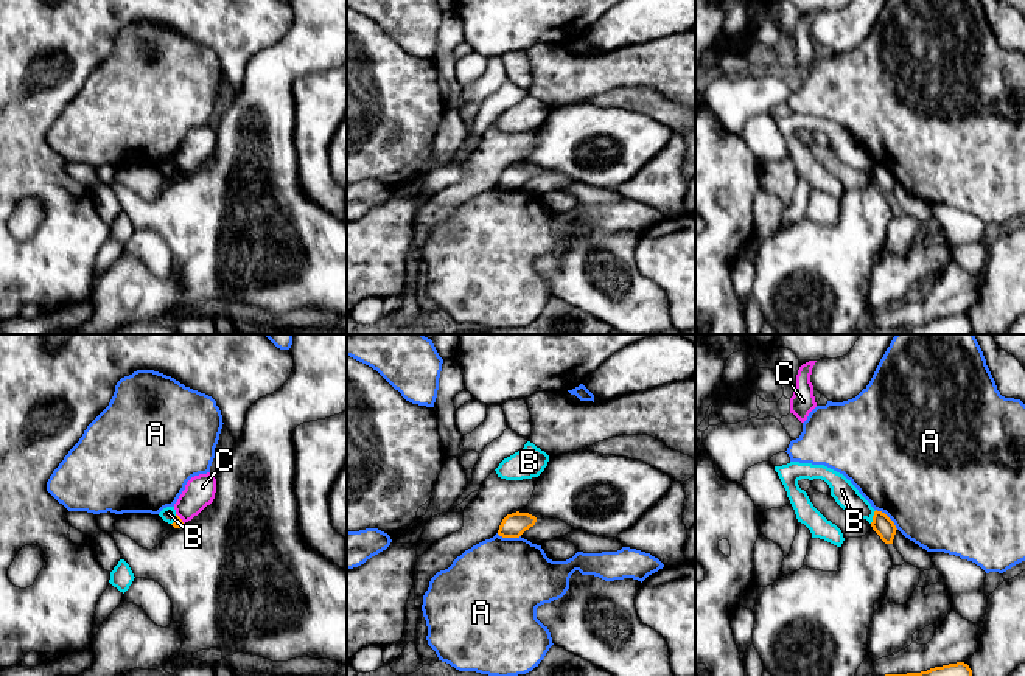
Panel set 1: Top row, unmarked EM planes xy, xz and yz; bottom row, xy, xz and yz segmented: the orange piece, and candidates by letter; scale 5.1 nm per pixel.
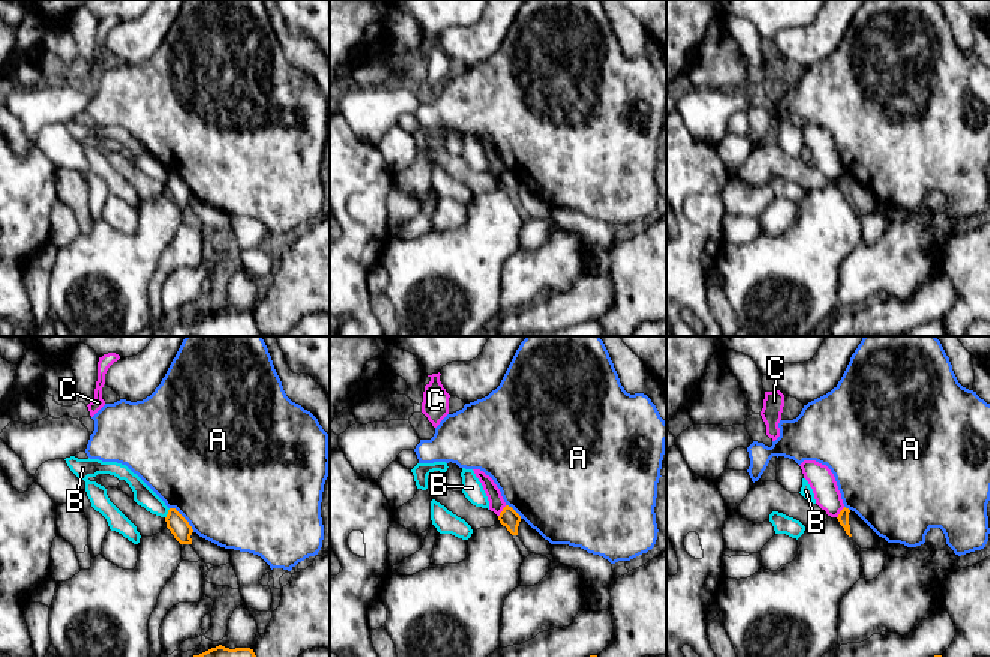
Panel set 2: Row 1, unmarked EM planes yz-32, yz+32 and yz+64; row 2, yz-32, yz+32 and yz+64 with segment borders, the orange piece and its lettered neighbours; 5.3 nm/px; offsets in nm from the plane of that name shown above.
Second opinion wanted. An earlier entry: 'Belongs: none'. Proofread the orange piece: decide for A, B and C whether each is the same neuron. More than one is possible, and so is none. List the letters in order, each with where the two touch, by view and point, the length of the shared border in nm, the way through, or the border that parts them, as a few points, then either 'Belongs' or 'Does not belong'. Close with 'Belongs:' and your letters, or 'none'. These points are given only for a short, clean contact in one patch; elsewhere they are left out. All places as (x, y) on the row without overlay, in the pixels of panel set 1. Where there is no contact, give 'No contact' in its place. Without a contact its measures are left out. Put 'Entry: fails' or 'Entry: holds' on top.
Entry: holds
A: Touches orange at yz (888, 170). Shared border 160 nm. Does not belong
B: Touches orange at yz (873, 168). Shared border 80 nm. Does not belong
C: Touches orange at xy (179, 170). Shared border 70 nm. Boundary: xy (176, 165), (184, 174). Does not belong
Belongs: none

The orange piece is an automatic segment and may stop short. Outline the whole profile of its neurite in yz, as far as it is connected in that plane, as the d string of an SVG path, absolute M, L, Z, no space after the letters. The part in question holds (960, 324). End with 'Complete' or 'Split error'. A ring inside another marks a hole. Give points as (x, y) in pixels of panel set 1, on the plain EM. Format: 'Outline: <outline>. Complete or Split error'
Outline: M964 314L935 319L921 325L885 326L876 334L974 334L972 322Z. Complete

